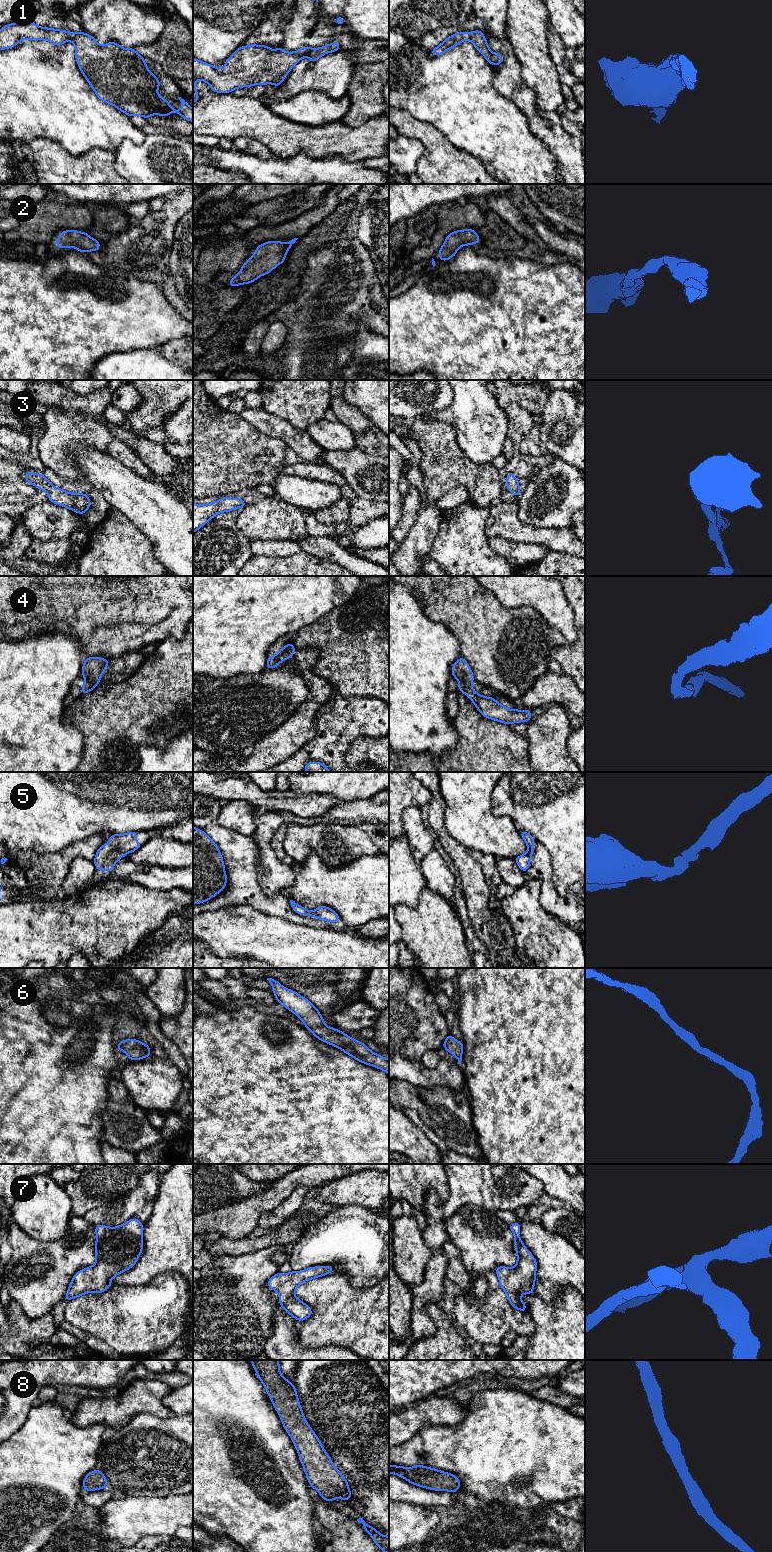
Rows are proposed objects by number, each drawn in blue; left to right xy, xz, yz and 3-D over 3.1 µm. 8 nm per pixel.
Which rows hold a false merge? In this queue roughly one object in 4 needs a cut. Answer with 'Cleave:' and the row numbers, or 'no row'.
Cleave: 4

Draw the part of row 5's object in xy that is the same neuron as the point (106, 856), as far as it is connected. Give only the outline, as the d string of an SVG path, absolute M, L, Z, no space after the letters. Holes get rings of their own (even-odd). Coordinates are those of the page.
M138 831L125 834L113 834L109 843L102 845L96 852L94 864L97 870L111 872L117 860L137 849L142 844L136 841Z

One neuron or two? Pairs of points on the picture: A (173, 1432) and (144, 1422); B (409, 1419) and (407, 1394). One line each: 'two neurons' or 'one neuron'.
A: one neuron
B: two neurons

